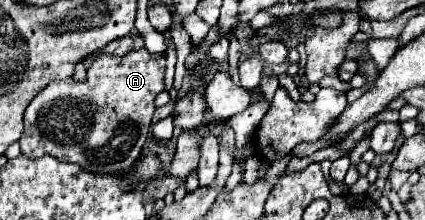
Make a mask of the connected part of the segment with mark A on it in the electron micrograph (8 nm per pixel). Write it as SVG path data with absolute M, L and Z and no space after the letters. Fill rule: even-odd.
M147 49L129 51L123 57L97 55L91 69L87 71L87 81L77 83L73 79L53 81L45 91L41 91L25 111L25 131L19 139L21 153L29 159L39 159L43 155L57 157L65 163L75 163L91 173L123 175L133 169L141 159L143 145L149 137L149 125L155 113L155 97L165 89L165 57L151 55Z

